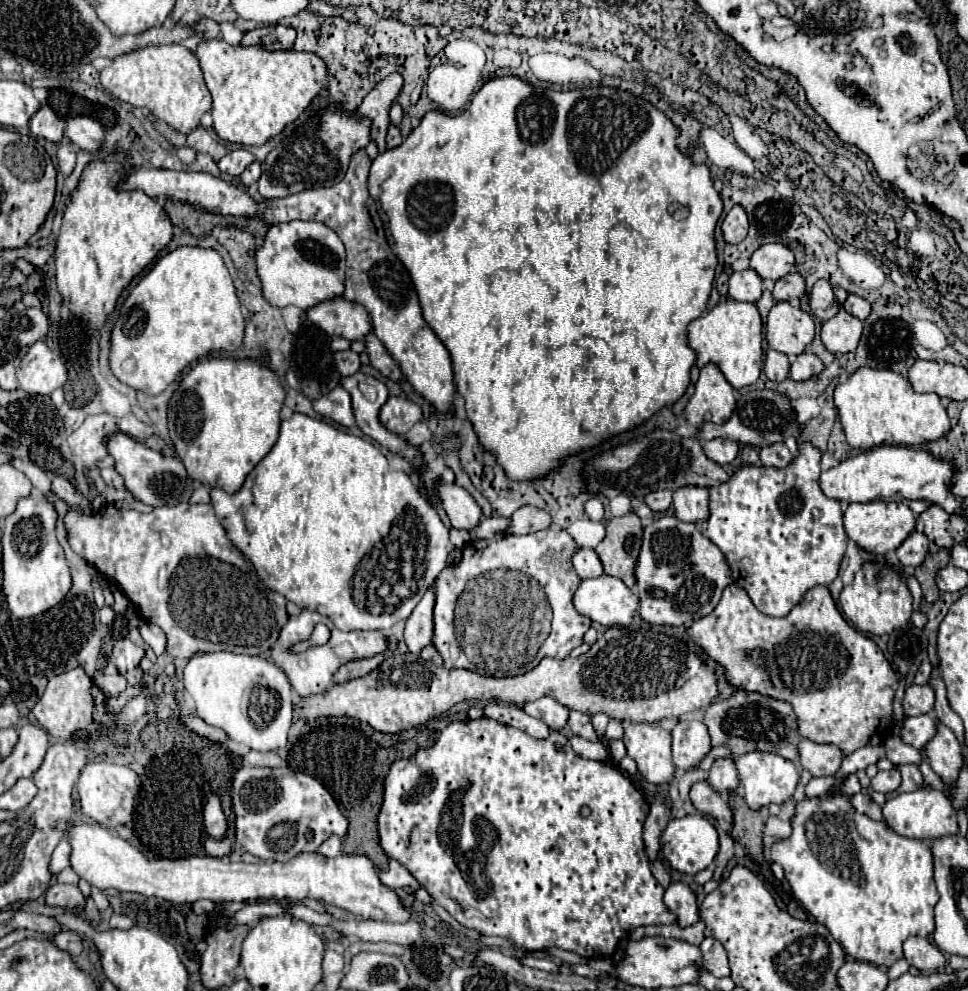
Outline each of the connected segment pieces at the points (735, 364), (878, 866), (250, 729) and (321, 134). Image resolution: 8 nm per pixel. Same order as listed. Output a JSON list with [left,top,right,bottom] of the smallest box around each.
[[687,298,763,388],[771,794,937,968],[183,652,293,750],[259,104,369,198]]

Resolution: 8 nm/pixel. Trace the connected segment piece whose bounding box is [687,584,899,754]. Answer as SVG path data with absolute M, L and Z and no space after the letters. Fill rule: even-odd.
M731 584L725 588L717 608L691 624L687 634L725 670L725 678L733 688L745 690L747 684L749 692L789 702L795 710L801 738L817 744L835 744L843 754L851 754L867 744L877 746L885 742L879 738L885 738L891 730L893 696L899 684L897 676L877 644L845 622L827 586L815 586L787 616L773 618L759 612L741 586Z

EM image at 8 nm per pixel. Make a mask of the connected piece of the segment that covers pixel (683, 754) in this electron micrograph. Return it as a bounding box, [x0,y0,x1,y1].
[673,720,711,770]

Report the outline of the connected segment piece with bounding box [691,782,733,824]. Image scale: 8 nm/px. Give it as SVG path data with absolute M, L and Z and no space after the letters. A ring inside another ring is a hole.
M697 782L691 788L691 802L697 810L713 816L715 820L727 820L729 824L733 822L733 814L727 802L707 784L707 782Z

